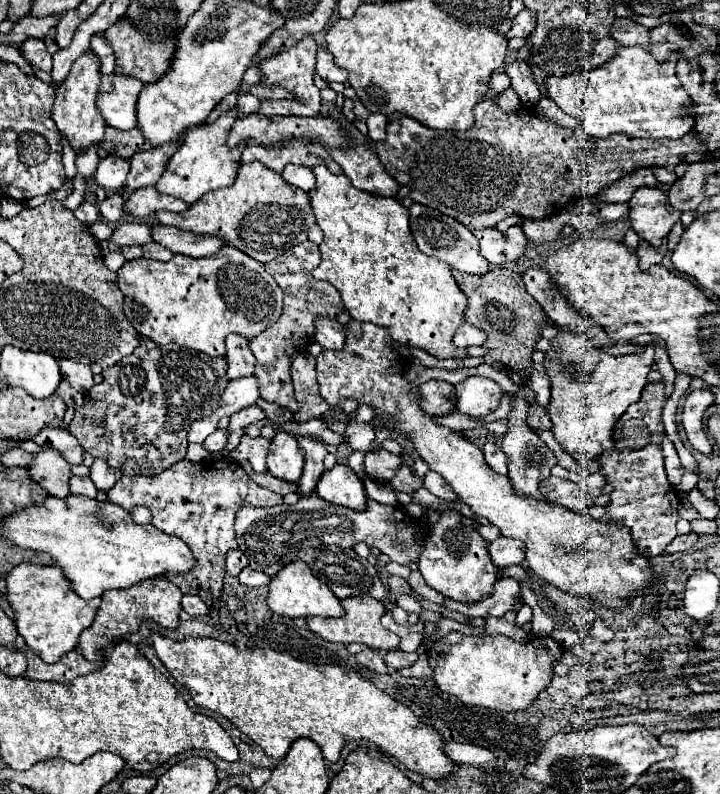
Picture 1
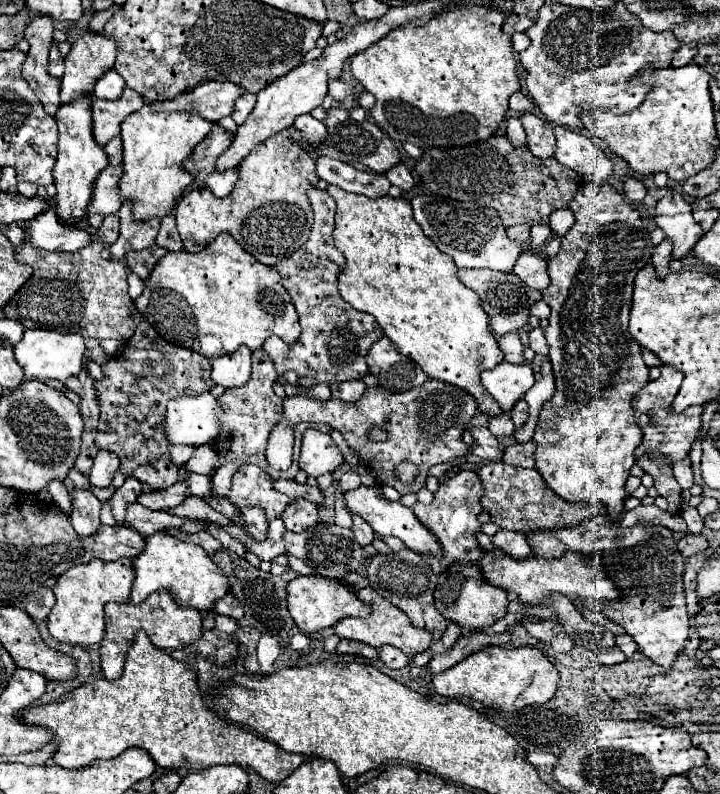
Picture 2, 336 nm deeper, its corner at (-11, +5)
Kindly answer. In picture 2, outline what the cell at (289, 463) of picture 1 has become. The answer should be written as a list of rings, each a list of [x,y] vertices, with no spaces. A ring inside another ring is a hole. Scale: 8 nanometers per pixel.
[[[309,428],[303,434],[303,446],[299,456],[299,466],[309,476],[317,478],[321,474],[331,474],[343,464],[343,454],[329,434]]]

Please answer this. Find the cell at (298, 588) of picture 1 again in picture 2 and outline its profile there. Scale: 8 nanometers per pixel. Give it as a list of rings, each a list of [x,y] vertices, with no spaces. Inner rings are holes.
[[[297,576],[295,580],[291,580],[287,586],[287,604],[293,622],[305,634],[331,628],[347,616],[361,616],[361,618],[369,616],[369,606],[363,604],[347,586],[321,576]]]

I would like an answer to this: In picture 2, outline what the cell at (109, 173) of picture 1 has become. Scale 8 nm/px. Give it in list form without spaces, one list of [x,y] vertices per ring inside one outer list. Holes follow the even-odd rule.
[[[107,166],[97,182],[95,182],[95,194],[93,194],[93,200],[87,208],[89,214],[101,214],[101,216],[107,216],[107,214],[117,214],[123,200],[119,200],[119,192],[117,192],[117,184],[119,184],[119,178],[123,174],[123,168],[121,166]]]

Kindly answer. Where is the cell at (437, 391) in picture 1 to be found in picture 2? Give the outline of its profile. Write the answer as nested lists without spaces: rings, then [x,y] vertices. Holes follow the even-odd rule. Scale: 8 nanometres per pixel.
[[[427,380],[423,386],[399,394],[387,392],[383,388],[367,388],[367,392],[357,402],[343,402],[337,398],[321,402],[317,398],[295,394],[283,398],[283,418],[271,430],[265,448],[265,458],[271,468],[285,472],[292,464],[293,428],[301,422],[325,422],[337,432],[341,432],[349,448],[365,462],[365,466],[375,472],[375,478],[381,484],[389,484],[401,494],[419,492],[425,486],[425,478],[429,476],[431,466],[441,462],[453,462],[455,458],[461,458],[469,452],[461,434],[475,412],[477,402],[473,400],[473,396],[469,396],[461,388],[439,380]],[[373,426],[383,428],[389,438],[385,442],[371,440],[369,430]],[[403,460],[411,460],[419,468],[419,476],[407,488],[391,474],[393,468]]]

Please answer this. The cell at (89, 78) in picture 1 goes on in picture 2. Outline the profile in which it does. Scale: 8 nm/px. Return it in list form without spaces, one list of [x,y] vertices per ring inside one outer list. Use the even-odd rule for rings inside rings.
[[[81,98],[75,104],[63,104],[55,114],[57,126],[59,126],[59,144],[57,144],[57,162],[53,168],[57,196],[55,212],[63,224],[77,226],[87,216],[87,206],[93,196],[93,184],[95,178],[101,174],[101,170],[107,166],[107,156],[101,146],[93,140],[91,132],[91,100]]]

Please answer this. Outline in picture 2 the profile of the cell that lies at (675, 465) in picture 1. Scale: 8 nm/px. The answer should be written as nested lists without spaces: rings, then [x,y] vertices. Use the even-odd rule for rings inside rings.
[[[689,458],[675,462],[673,464],[673,474],[675,474],[675,480],[681,484],[683,490],[689,490],[693,486],[693,470],[691,470],[691,460]]]

